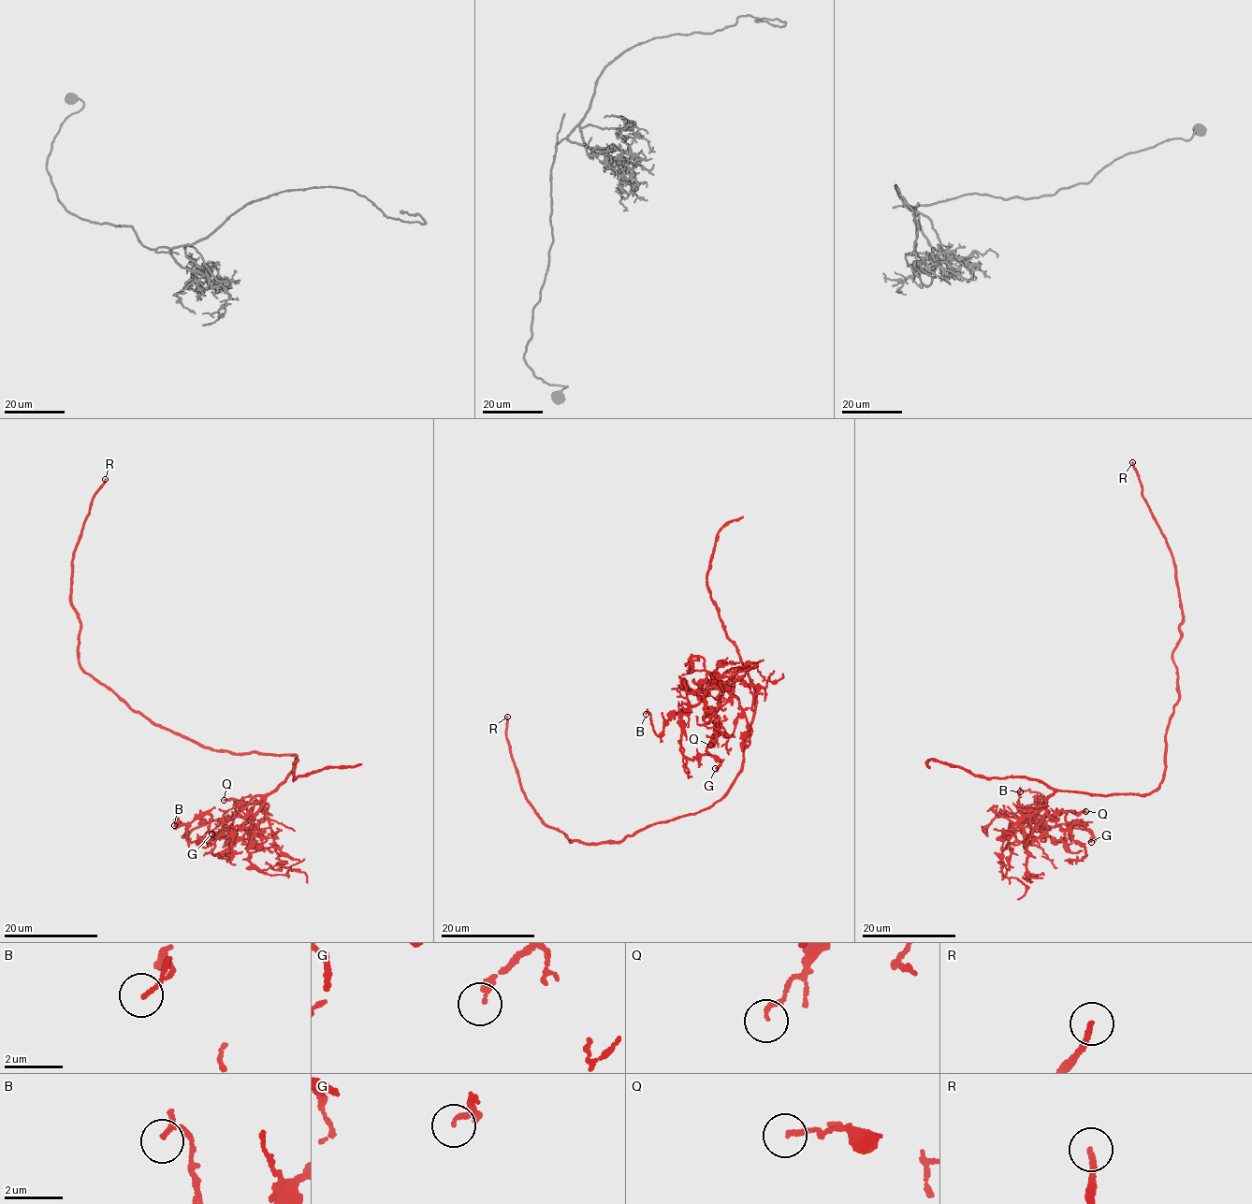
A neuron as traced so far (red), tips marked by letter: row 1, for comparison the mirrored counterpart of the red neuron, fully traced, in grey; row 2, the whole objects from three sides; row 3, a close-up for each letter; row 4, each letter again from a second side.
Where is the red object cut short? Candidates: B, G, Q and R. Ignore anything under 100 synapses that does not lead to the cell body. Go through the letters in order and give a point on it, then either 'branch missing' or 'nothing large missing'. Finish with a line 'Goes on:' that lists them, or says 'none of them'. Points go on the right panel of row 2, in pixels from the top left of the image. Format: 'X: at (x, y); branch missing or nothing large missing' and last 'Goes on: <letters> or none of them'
B: at (1020, 791); nothing large missing
G: at (1091, 842); nothing large missing
Q: at (1085, 811); nothing large missing
R: at (1132, 462); branch missing
Goes on: R

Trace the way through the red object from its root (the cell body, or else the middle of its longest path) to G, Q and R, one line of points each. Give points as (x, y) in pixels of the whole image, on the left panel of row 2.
G: (201, 745), (240, 755), (297, 758), (280, 785), (253, 796), (225, 831), (185, 839), (216, 819), (211, 834)
Q: (201, 745), (240, 755), (254, 751), (297, 757), (280, 785), (253, 796), (233, 819), (242, 801), (224, 800)
R: (201, 745), (153, 725), (98, 683), (79, 662), (80, 620), (71, 599), (71, 563), (91, 500), (105, 479)

